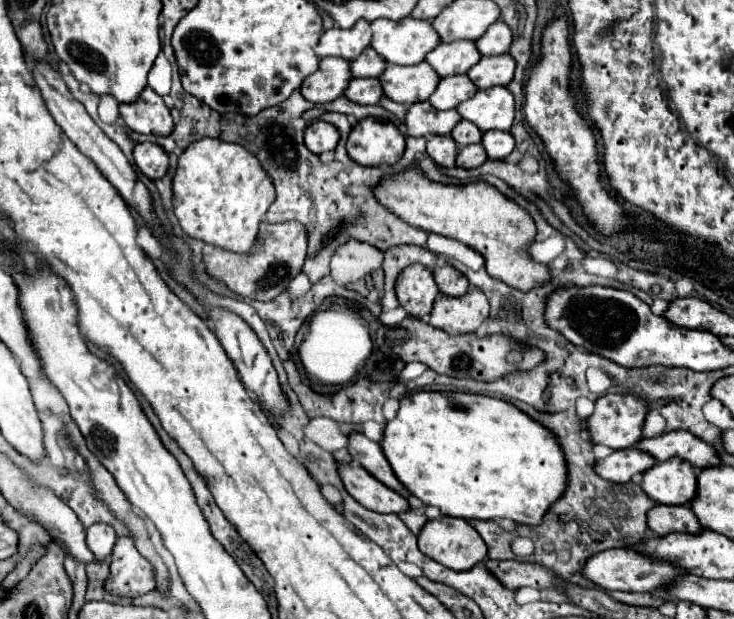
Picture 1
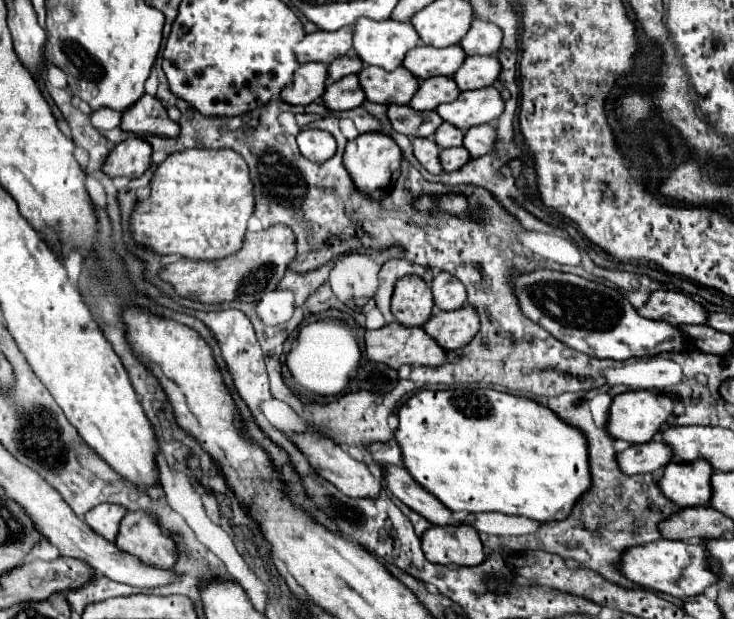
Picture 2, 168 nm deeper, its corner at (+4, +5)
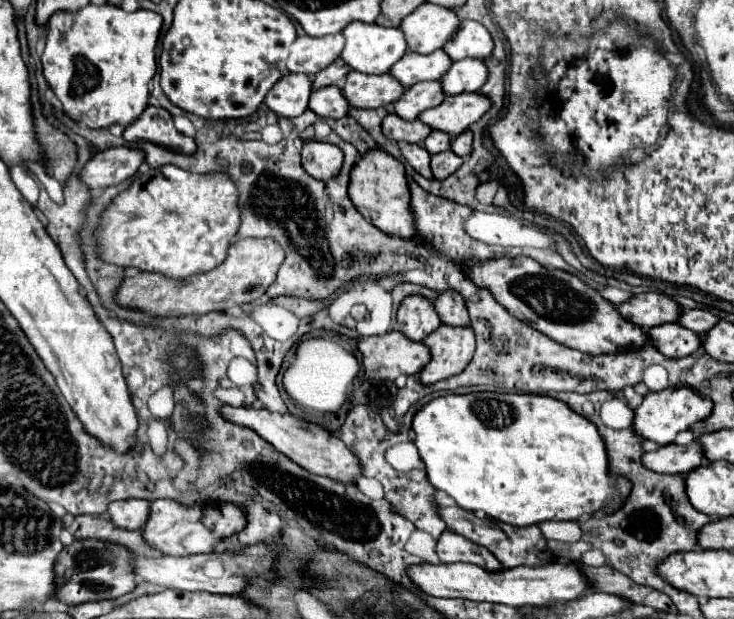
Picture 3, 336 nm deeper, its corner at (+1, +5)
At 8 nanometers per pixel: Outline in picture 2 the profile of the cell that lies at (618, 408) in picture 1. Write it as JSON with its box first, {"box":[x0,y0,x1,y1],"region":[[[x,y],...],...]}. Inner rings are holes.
{"box":[608,391,676,443],"region":[[[626,391],[626,393],[620,393],[614,397],[612,407],[610,407],[608,433],[614,439],[624,439],[630,443],[646,443],[674,415],[674,405],[676,405],[676,399],[668,393],[658,393],[658,391]]]}

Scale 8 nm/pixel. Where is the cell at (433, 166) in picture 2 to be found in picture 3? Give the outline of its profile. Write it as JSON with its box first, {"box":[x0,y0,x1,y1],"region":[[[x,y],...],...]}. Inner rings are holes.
{"box":[401,143,433,179],"region":[[[401,143],[401,153],[403,157],[427,179],[433,179],[433,171],[431,171],[431,155],[429,151],[425,151],[425,147],[415,145],[415,143]]]}

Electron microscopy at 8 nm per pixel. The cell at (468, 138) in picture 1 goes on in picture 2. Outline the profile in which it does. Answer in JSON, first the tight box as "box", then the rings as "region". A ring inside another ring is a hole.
{"box":[434,123,462,149],"region":[[[442,123],[442,127],[438,127],[438,131],[434,133],[434,141],[442,149],[458,147],[458,145],[462,145],[462,131],[452,127],[450,123]]]}

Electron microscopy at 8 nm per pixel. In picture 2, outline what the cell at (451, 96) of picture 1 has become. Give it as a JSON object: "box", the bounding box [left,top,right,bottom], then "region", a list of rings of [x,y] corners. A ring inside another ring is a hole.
{"box":[408,77,458,111],"region":[[[430,77],[424,79],[424,83],[418,87],[408,107],[414,107],[414,111],[430,111],[436,109],[440,103],[456,99],[458,93],[458,85],[452,77]]]}

